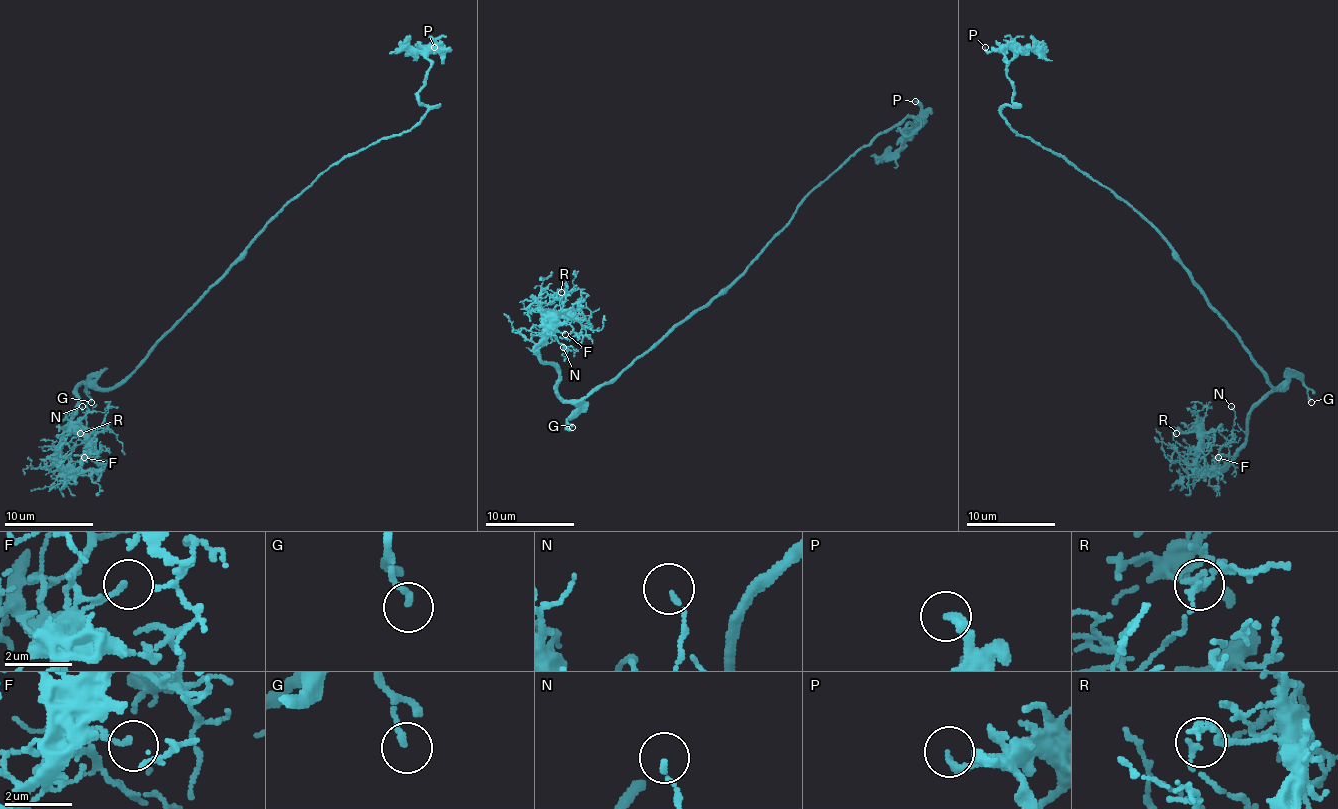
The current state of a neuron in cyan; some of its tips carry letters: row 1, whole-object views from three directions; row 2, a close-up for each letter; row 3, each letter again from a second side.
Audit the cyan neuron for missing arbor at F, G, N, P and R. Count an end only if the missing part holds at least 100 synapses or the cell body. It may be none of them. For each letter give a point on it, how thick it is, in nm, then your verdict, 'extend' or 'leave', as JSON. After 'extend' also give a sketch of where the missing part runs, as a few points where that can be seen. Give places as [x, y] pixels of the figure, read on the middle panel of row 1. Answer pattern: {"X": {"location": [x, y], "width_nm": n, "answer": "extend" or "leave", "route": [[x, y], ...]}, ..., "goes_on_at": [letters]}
{"F": {"location": [565, 334], "width_nm": 140, "answer": "leave"}, "G": {"location": [572, 427], "width_nm": 170, "answer": "extend", "route": [[572, 427], [590, 429], [592, 433], [596, 429], [594, 427]]}, "N": {"location": [563, 347], "width_nm": 130, "answer": "leave"}, "P": {"location": [915, 101], "width_nm": 240, "answer": "leave"}, "R": {"location": [561, 292], "width_nm": 120, "answer": "leave"}, "goes_on_at": ["G"]}

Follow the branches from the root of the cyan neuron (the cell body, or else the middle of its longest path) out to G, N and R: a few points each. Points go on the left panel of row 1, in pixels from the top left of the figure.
G: (233, 267), (128, 375), (109, 388), (102, 388), (91, 377), (86, 382), (91, 402)
N: (233, 267), (128, 375), (109, 388), (75, 388), (78, 406), (60, 455), (86, 435), (82, 406)
R: (233, 267), (128, 375), (109, 388), (75, 388), (78, 406), (58, 453), (64, 468), (58, 468), (80, 433)

